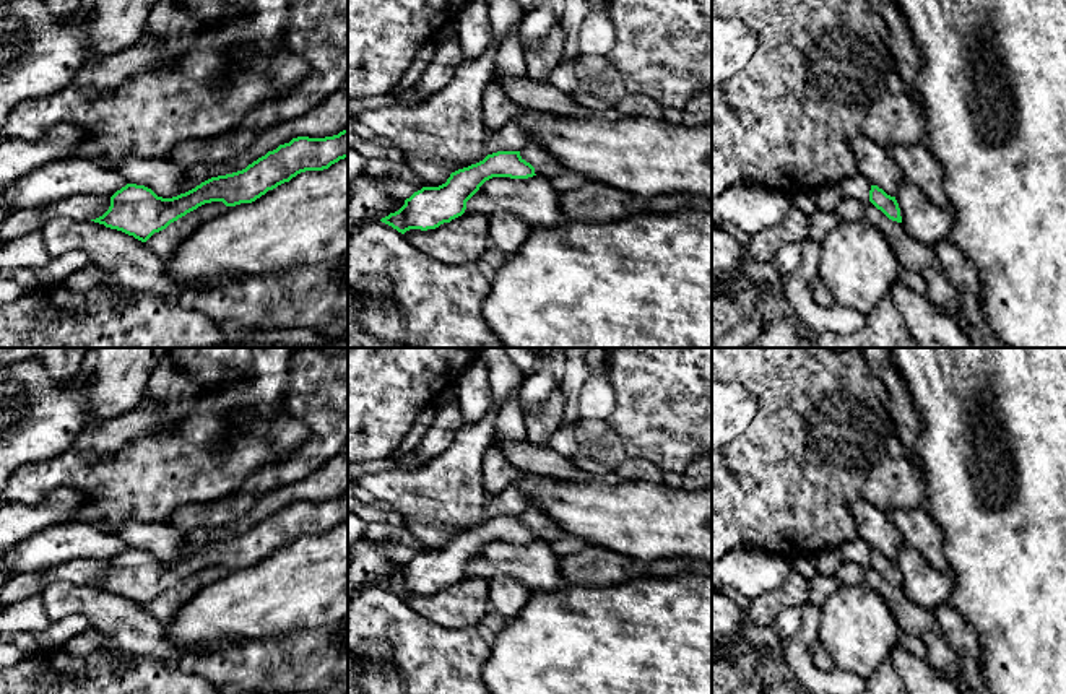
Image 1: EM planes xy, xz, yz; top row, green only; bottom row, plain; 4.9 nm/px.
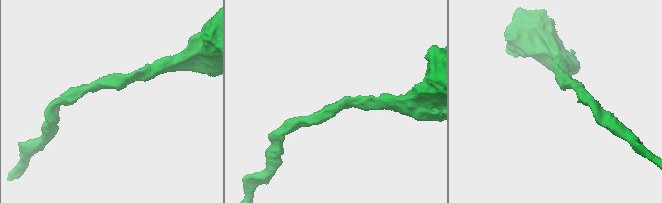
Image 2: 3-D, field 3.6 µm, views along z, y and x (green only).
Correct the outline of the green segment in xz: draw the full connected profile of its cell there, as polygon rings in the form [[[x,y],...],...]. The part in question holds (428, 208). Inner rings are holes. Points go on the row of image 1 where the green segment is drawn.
[[[497,151],[483,161],[450,174],[439,187],[422,187],[405,200],[405,205],[380,221],[405,234],[410,229],[436,229],[462,216],[466,202],[492,177],[528,179],[535,167],[520,151]]]

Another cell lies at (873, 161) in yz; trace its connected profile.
[[[864,135],[850,140],[858,172],[871,184],[894,197],[905,174],[894,163],[887,148]]]

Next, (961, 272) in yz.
[[[941,239],[933,247],[946,280],[956,289],[982,294],[982,275],[977,265],[951,241]]]

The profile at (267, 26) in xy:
[[[177,0],[200,24],[211,28],[221,24],[229,15],[250,15],[252,21],[244,24],[236,36],[239,41],[252,42],[263,54],[271,54],[284,46],[284,33],[289,23],[289,0]]]

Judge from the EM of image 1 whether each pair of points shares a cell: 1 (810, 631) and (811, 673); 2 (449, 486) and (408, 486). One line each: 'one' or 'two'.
1: one
2: one

